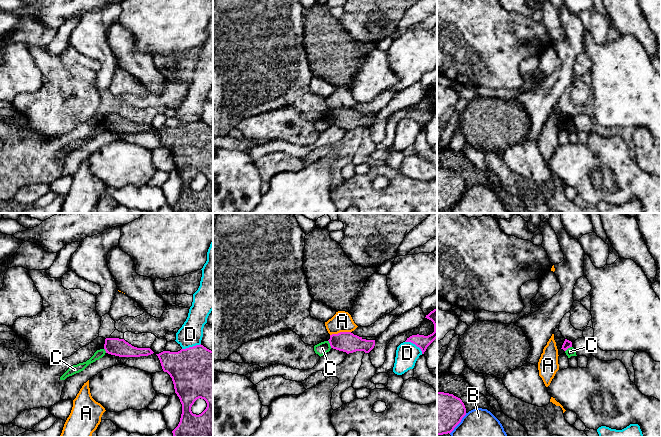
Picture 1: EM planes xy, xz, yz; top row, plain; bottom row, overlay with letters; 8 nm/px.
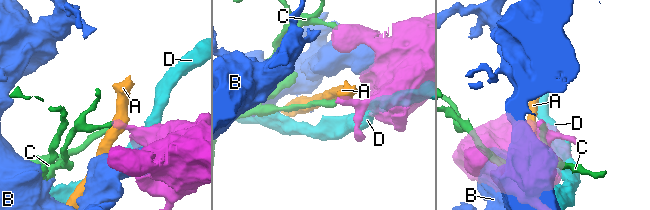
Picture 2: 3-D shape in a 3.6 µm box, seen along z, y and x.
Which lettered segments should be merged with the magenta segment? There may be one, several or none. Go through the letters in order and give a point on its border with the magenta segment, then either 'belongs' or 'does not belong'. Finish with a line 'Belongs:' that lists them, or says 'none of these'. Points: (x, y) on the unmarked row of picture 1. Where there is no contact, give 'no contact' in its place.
A: xz (340, 108) | does not belong
B: yz (459, 198) | does not belong
C: xz (330, 120) | does not belong
D: xz (415, 120) | does not belong
Belongs: none of these

